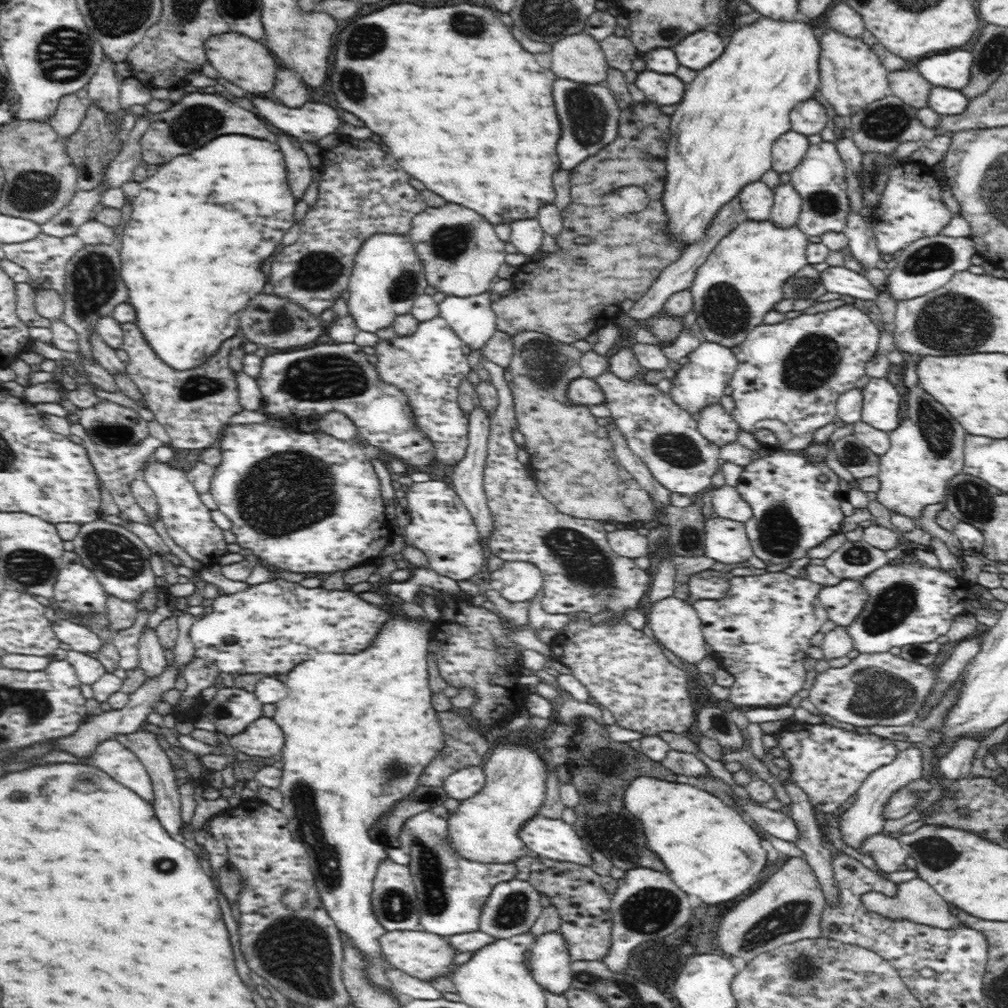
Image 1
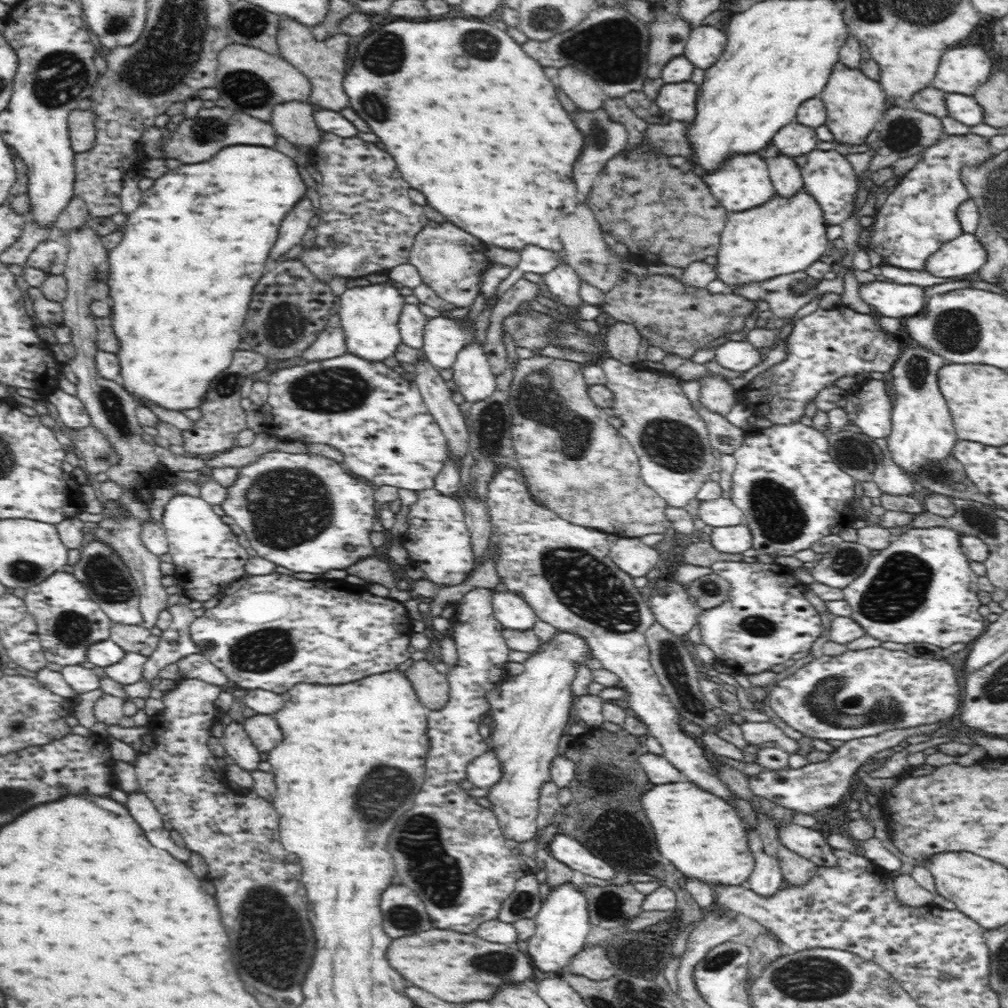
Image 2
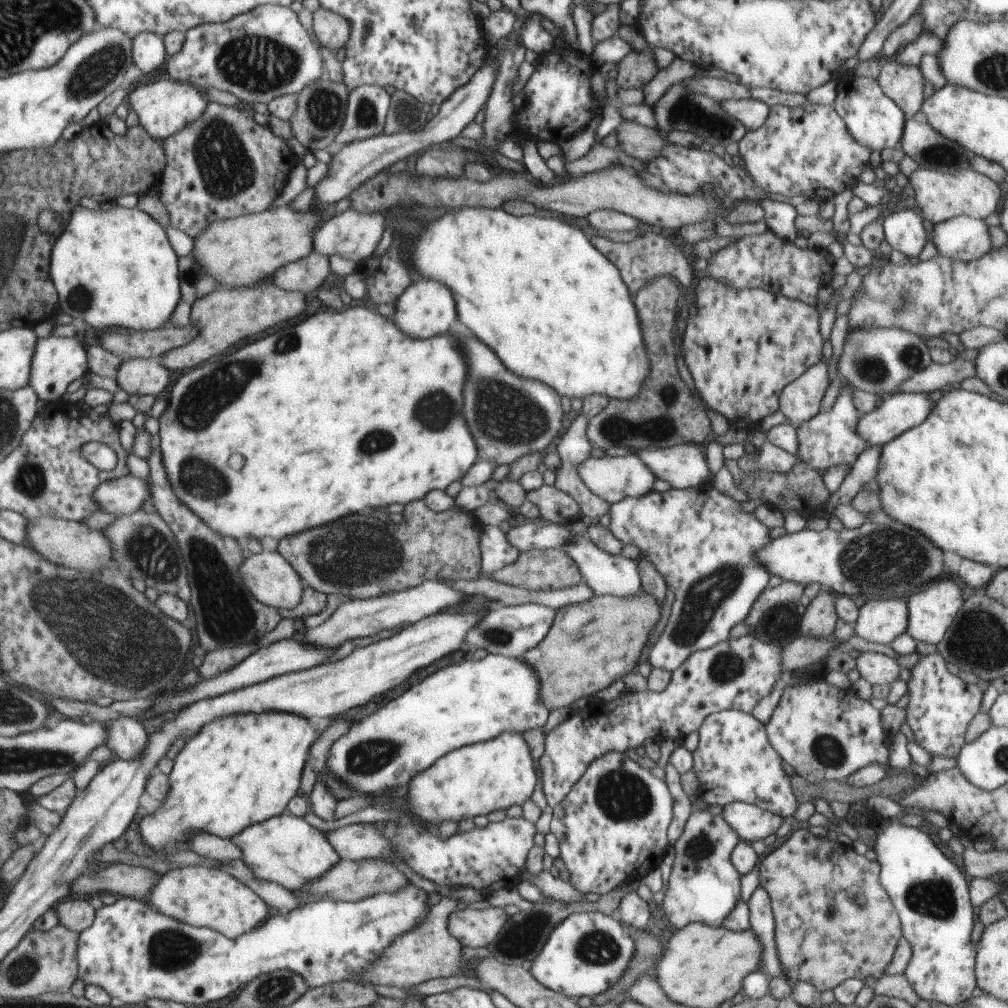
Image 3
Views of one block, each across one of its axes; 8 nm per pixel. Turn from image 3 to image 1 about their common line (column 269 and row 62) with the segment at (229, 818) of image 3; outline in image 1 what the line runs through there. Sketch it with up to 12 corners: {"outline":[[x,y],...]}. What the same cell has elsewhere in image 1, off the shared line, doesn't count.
{"outline":[[760,18],[669,118],[664,232],[698,242],[819,89],[820,27]]}

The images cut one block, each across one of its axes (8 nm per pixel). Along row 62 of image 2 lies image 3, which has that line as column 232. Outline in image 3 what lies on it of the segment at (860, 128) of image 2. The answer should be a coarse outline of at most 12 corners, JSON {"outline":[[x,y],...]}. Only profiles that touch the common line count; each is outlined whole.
{"outline":[[288,811],[230,840],[257,879],[295,891],[340,859]]}

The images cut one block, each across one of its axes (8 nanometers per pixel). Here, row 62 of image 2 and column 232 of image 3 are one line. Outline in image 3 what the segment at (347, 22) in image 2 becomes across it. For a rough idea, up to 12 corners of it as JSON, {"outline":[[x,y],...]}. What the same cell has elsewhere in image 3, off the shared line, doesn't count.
{"outline":[[271,279],[196,300],[192,341],[159,358],[194,366],[298,318],[305,294]]}

